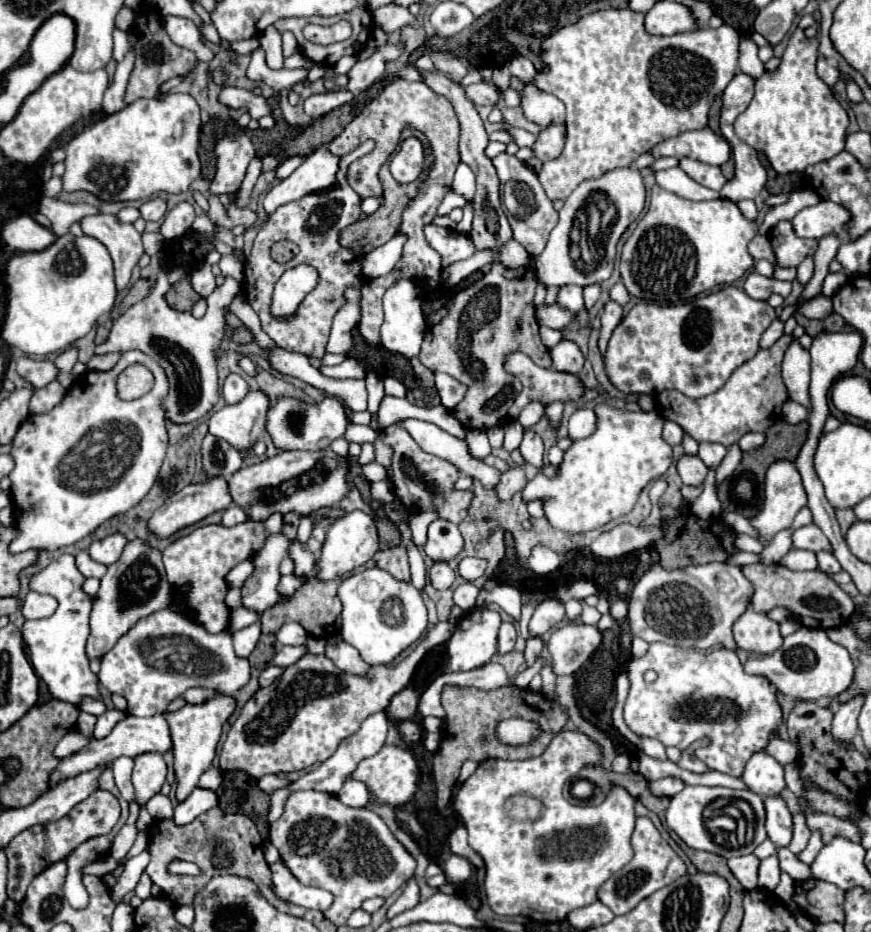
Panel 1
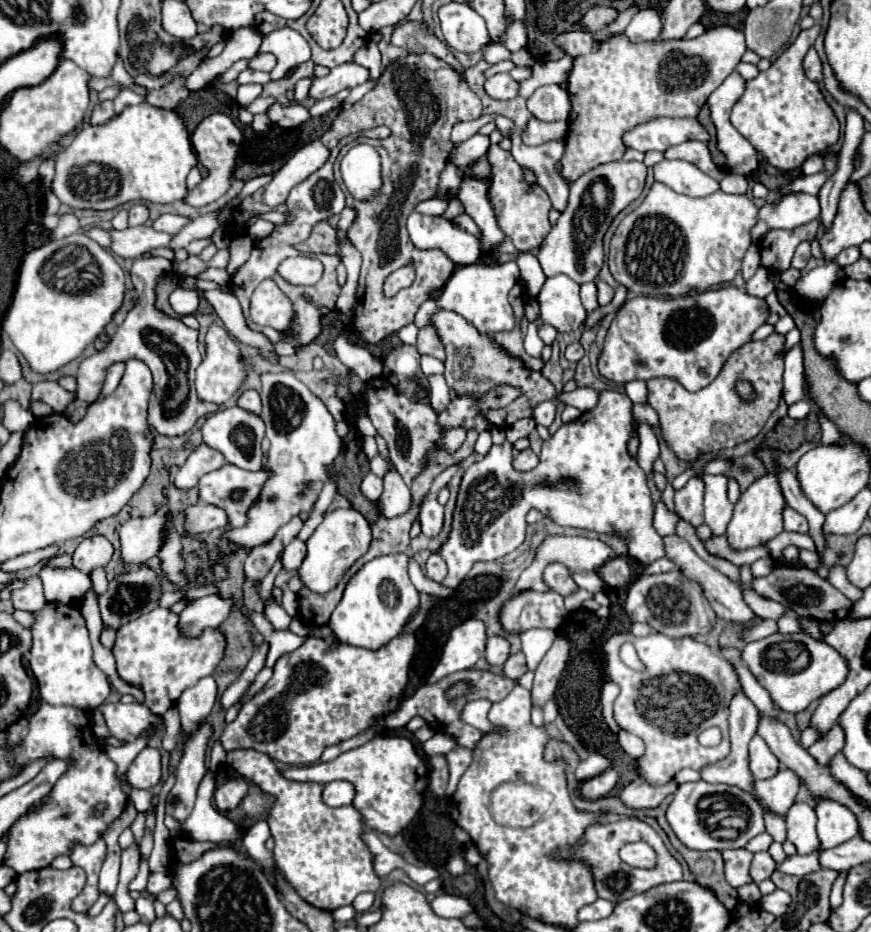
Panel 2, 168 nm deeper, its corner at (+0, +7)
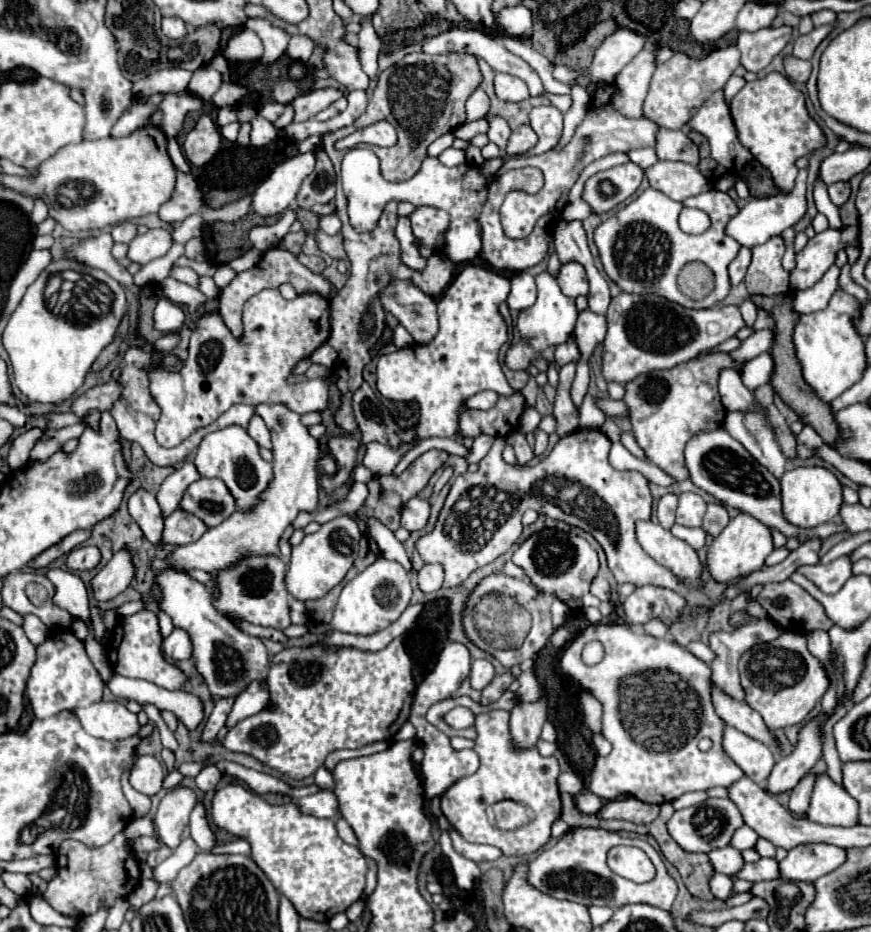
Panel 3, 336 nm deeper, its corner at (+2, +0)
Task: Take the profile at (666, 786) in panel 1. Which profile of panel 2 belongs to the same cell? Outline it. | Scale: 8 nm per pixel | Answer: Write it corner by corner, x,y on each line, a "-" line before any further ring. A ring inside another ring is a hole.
634,778
622,792
620,798
630,808
654,808
658,806
668,794
674,794
678,788
678,782
672,778
668,784
652,786
642,778

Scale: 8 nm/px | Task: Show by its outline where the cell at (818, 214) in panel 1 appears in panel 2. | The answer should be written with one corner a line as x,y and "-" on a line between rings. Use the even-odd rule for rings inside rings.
800,192
800,194
788,194
776,202
770,198
758,212
758,222
752,228
752,242
760,242
768,230
774,228
792,230
818,218
820,218
820,202
816,196

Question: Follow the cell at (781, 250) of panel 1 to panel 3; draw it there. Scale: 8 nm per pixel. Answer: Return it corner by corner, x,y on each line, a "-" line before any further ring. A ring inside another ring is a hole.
772,237
770,241
752,247
752,263
744,277
750,295
780,295
788,293
788,271
782,269
784,241

